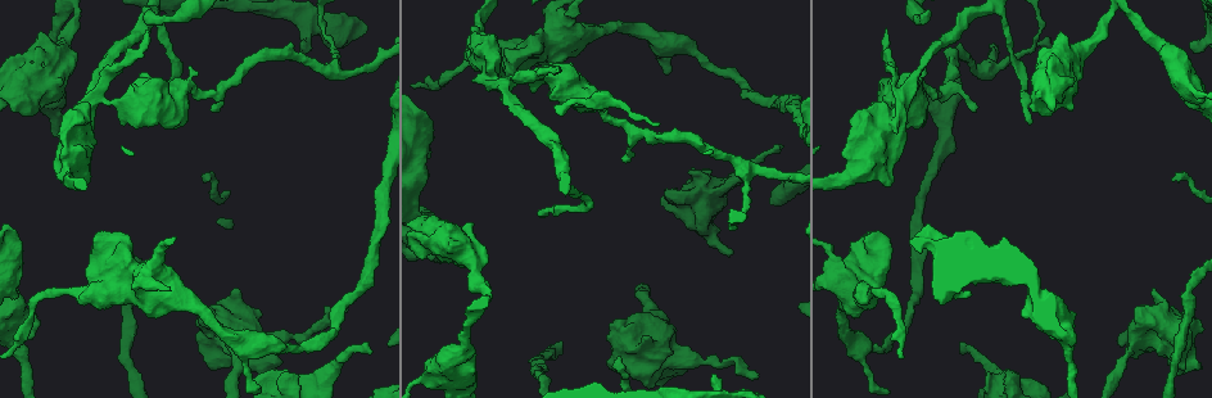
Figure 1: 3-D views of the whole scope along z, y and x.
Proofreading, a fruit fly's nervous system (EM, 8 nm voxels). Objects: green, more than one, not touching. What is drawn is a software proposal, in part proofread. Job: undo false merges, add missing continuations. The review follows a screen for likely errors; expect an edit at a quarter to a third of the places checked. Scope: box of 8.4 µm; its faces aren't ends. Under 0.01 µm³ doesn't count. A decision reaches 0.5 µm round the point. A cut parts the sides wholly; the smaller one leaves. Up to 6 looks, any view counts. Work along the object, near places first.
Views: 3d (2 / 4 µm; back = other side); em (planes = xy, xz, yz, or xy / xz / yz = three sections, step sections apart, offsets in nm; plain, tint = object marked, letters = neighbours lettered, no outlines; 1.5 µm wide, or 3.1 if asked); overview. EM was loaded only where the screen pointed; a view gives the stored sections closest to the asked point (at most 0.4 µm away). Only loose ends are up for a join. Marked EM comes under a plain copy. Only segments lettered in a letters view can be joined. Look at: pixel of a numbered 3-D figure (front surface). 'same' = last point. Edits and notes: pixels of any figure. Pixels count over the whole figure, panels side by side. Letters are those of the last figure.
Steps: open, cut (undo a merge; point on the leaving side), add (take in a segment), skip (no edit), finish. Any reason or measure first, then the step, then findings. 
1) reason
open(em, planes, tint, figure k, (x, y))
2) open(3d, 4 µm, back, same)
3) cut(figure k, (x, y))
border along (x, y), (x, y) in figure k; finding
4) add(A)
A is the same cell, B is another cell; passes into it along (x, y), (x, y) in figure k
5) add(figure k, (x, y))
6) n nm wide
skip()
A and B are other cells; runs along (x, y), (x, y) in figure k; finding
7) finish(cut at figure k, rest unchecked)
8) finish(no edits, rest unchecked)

free end
open(3d, 4 µm, back, figure 1, (757, 375))

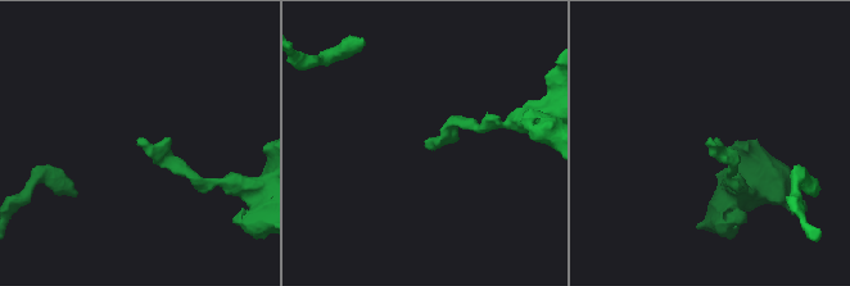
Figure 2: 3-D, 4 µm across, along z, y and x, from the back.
now the EM
open(em, yz, step 4, tint, figure 2, (711, 142))

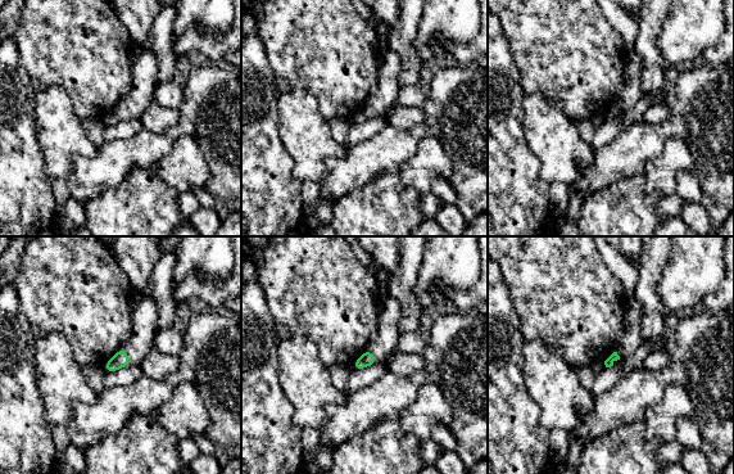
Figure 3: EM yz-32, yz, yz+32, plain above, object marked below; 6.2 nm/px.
cut it another way
open(em, xz, step 8, letters, same)

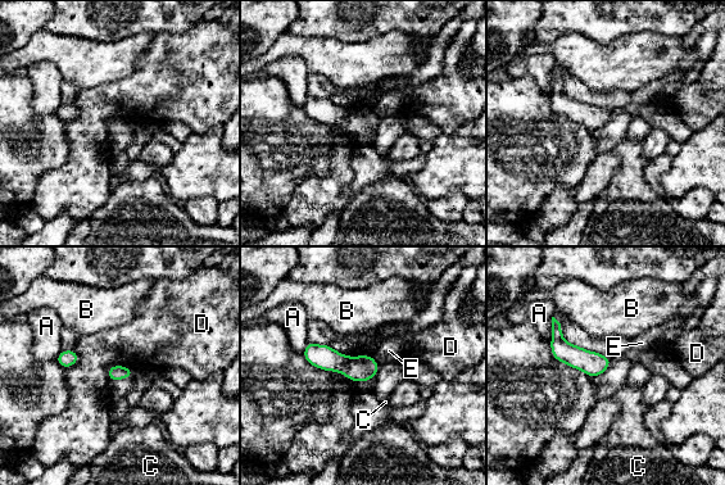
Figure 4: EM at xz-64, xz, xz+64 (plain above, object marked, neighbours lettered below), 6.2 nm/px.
100 nm wide
skip()
A, B, C, D and E are other cells; border along (329, 345), (347, 356), (371, 356) in figure 4; none of them fits

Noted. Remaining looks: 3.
thin neck
open(3d, 4 µm, figure 1, (234, 360))

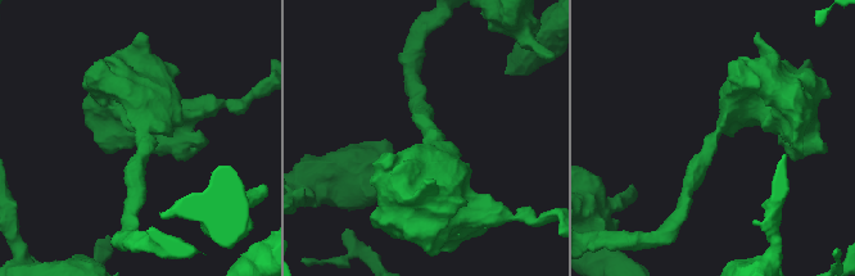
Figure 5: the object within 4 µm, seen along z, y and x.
arms of 240, 650 nm
open(em, yz, step 4, letters, figure 5, (434, 139))

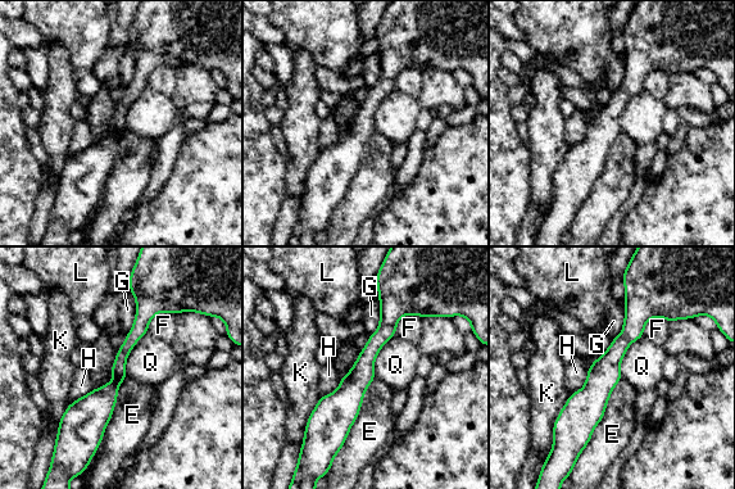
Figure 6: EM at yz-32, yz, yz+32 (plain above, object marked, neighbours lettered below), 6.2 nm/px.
E touches over 550 nm
skip()
E, F, G, H, K, L and Q are other cells; border along (148, 330), (128, 354), (127, 376) in figure 6; continuous, no second neuron

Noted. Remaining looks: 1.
finish(no edits, rest unchecked)

